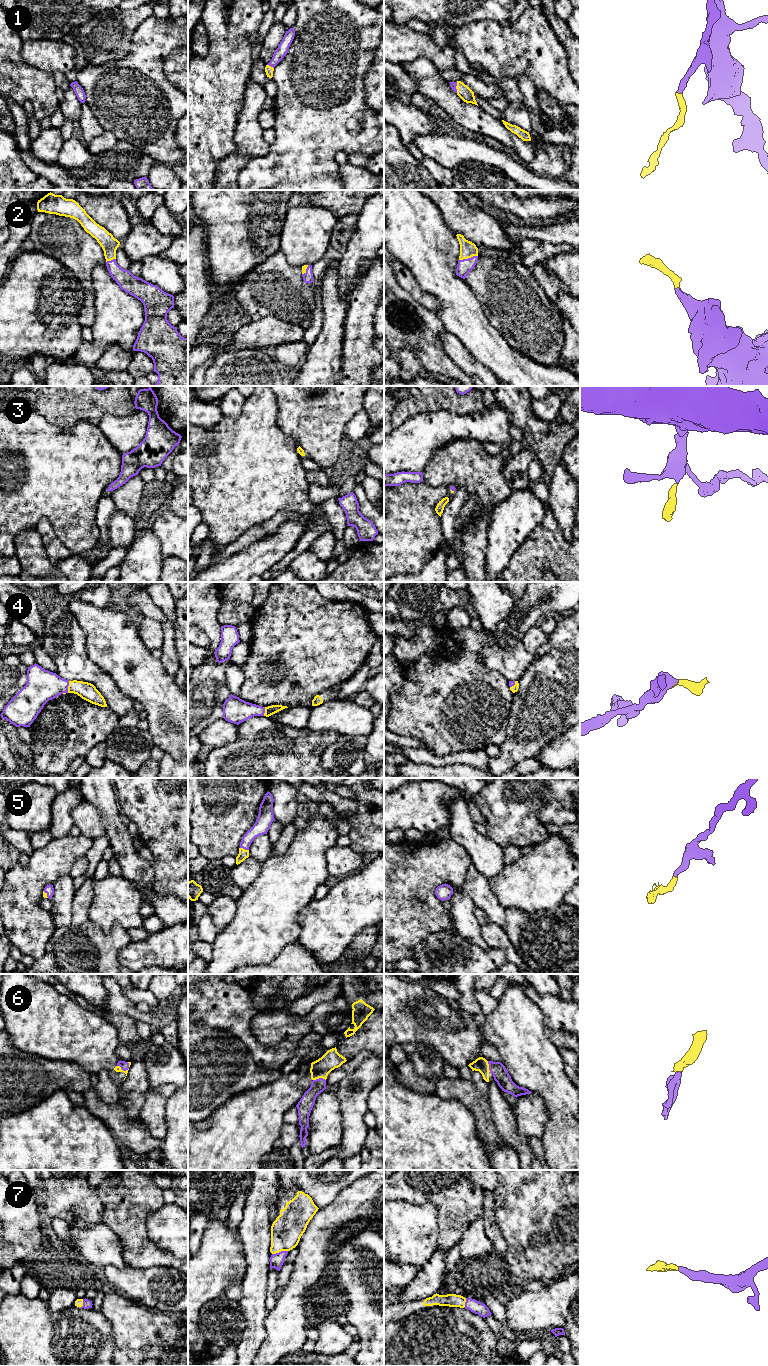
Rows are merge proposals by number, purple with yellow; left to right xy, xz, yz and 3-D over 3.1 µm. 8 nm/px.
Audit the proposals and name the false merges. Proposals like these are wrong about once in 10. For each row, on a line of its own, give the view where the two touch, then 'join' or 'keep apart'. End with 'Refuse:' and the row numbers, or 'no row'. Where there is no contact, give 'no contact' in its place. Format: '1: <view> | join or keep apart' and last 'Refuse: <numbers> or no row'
1: xz | join
2: yz | join
3: yz | join
4: xy | join
5: xz | join
6: xz | join
7: xz | join
Refuse: no row

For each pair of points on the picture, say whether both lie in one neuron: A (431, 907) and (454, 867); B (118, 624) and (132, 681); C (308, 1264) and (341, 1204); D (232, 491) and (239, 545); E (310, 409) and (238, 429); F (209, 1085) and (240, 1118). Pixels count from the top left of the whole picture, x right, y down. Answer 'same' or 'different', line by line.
A: same
B: same
C: same
D: different
E: different
F: different

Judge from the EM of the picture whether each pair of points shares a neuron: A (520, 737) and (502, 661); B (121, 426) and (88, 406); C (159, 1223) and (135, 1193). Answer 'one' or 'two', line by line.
A: two
B: two
C: two

